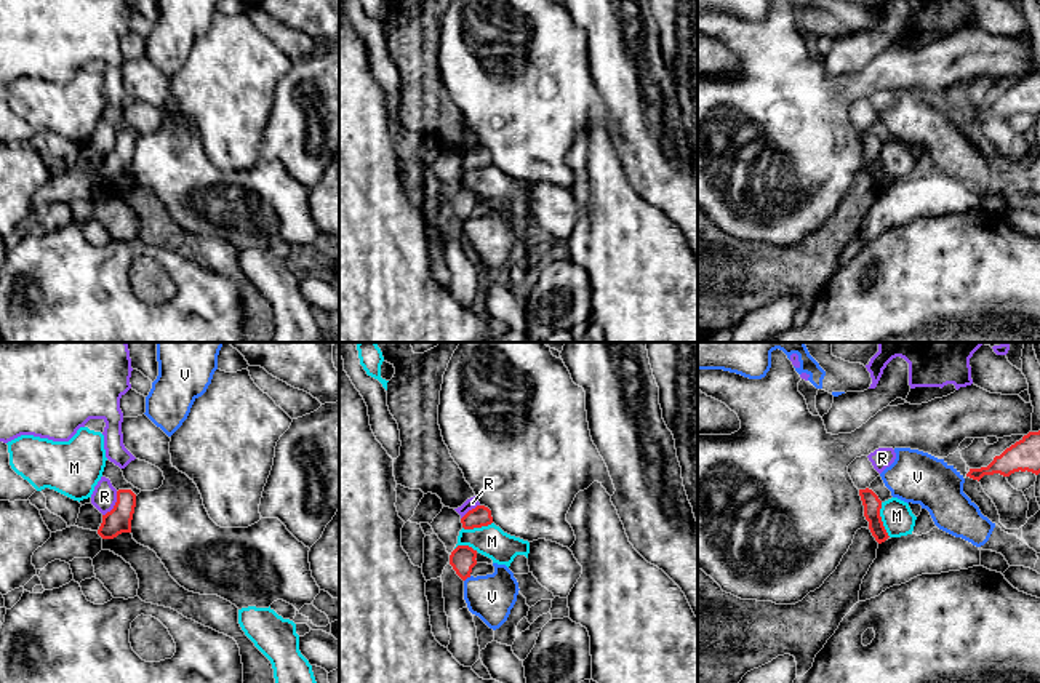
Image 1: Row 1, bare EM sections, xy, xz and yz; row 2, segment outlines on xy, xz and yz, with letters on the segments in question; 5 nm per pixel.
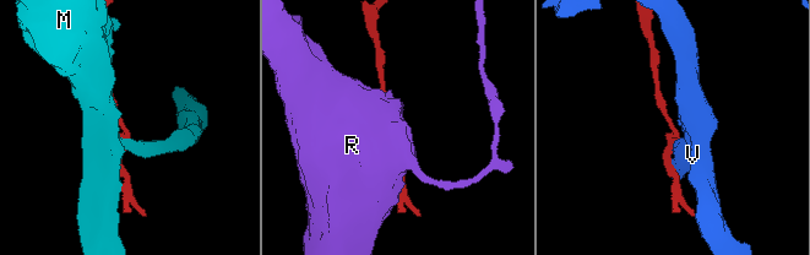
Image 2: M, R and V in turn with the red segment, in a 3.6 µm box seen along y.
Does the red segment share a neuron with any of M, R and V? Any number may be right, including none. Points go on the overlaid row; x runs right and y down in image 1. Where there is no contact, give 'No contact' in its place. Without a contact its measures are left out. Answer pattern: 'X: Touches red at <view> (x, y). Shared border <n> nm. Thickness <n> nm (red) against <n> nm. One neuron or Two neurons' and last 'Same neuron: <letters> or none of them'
M: Touches red at yz (880, 520). Shared border 180 nm. Thickness 90 nm (red) against 160 nm. Two neurons
R: Touches red at xy (116, 504). Shared border 150 nm. Thickness 130 nm (red) against 130 nm. Two neurons
V: Touches red at xz (468, 576). Shared border 50 nm. Thickness 130 nm (red) against 240 nm. Two neurons
Same neuron: none of them

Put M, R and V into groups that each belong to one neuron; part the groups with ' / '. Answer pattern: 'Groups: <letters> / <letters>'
Groups: M / R / V

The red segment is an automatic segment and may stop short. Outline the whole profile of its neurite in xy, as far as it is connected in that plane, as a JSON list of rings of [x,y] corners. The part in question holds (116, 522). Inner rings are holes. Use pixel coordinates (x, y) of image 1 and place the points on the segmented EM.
[[[118,489],[117,502],[110,512],[102,515],[98,534],[102,539],[114,539],[122,533],[131,533],[131,520],[136,507],[136,494],[131,489]]]

